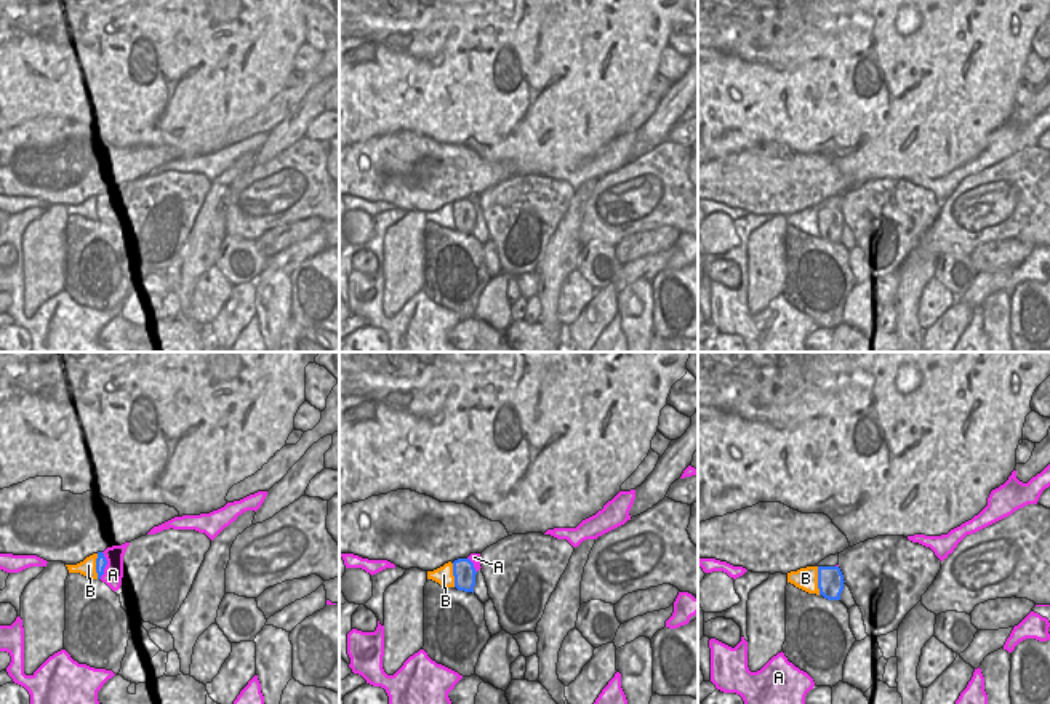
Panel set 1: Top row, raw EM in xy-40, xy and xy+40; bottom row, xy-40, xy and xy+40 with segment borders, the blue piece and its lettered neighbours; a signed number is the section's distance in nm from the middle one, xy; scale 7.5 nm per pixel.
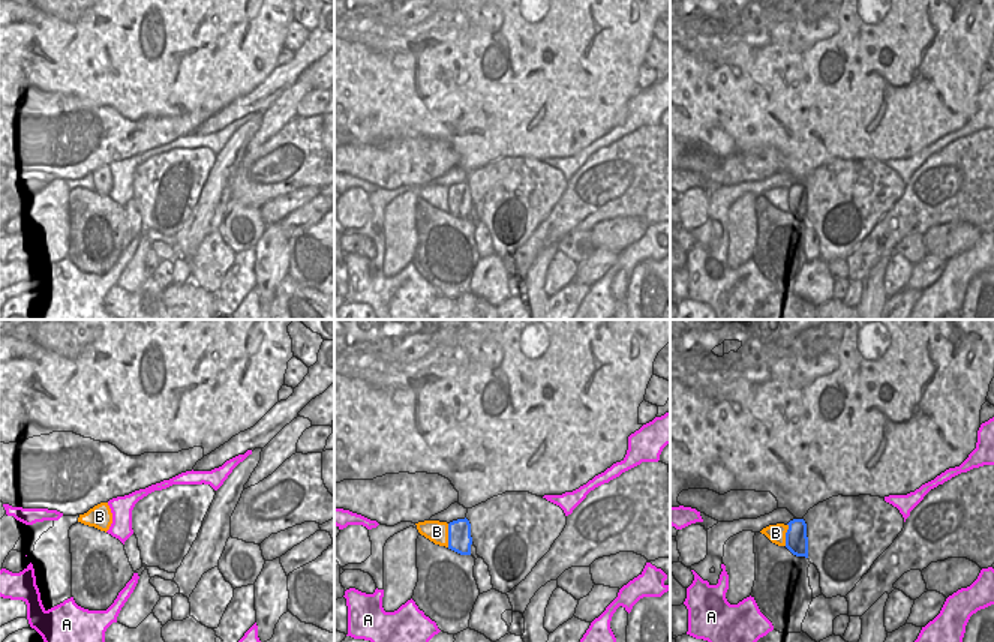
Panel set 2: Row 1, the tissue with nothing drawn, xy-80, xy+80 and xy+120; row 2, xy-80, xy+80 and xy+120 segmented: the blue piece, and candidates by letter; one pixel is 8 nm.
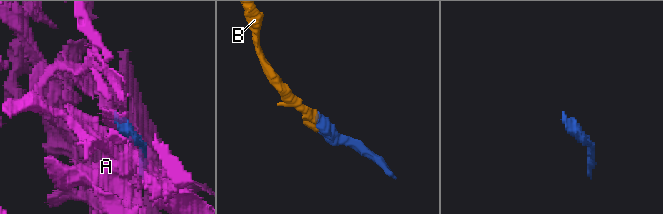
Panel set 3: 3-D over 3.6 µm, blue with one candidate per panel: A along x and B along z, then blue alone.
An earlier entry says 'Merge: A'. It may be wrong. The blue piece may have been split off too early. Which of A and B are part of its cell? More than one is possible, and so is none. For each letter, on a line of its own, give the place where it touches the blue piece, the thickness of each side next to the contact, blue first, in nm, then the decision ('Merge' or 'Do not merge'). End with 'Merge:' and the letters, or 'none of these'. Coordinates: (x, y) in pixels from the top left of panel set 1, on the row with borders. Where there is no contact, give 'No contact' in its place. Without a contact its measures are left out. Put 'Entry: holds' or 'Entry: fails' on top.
Entry: fails
A: Touches blue at xy-40 (106, 564). Thickness 90 nm (blue) against 150 nm. Do not merge
B: Touches blue at xy+40 (818, 581). Thickness 190 nm (blue) against 170 nm. Merge
Merge: B

